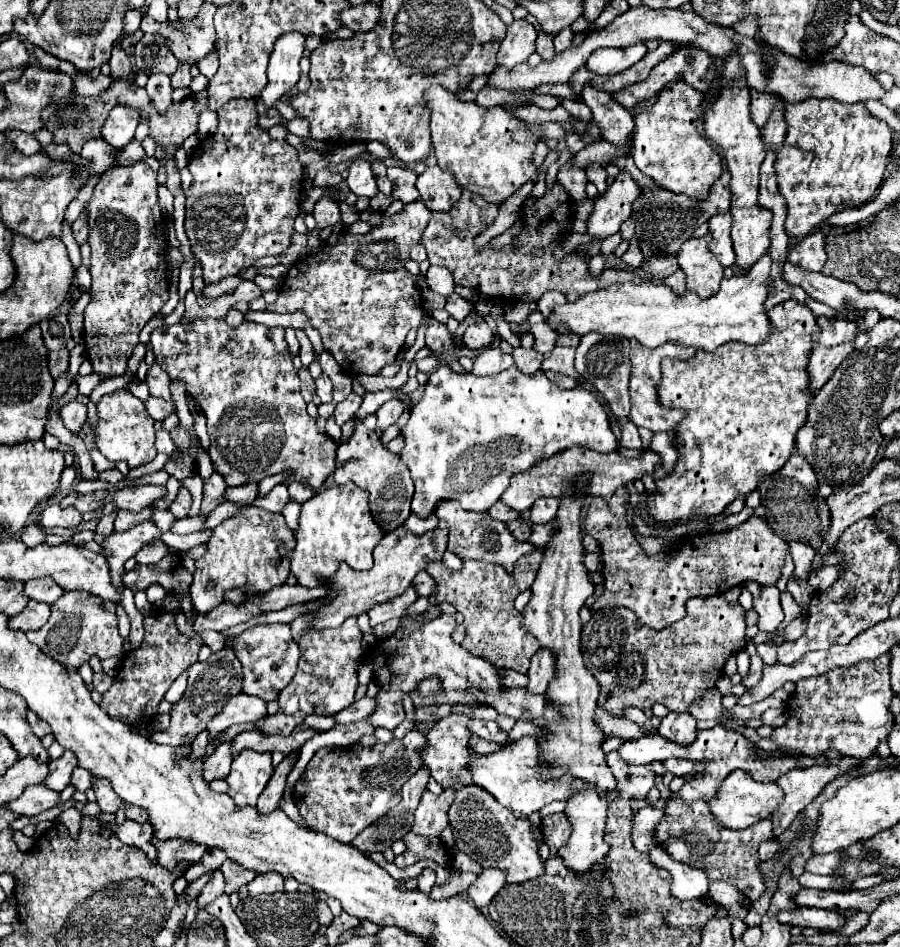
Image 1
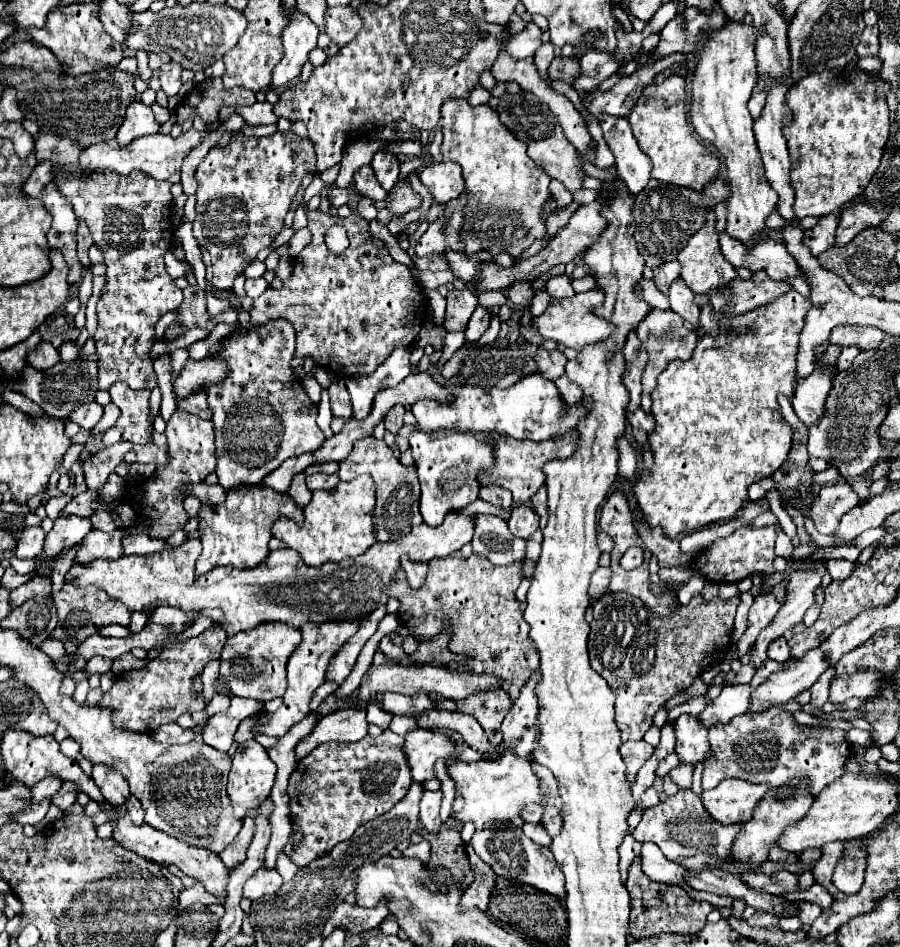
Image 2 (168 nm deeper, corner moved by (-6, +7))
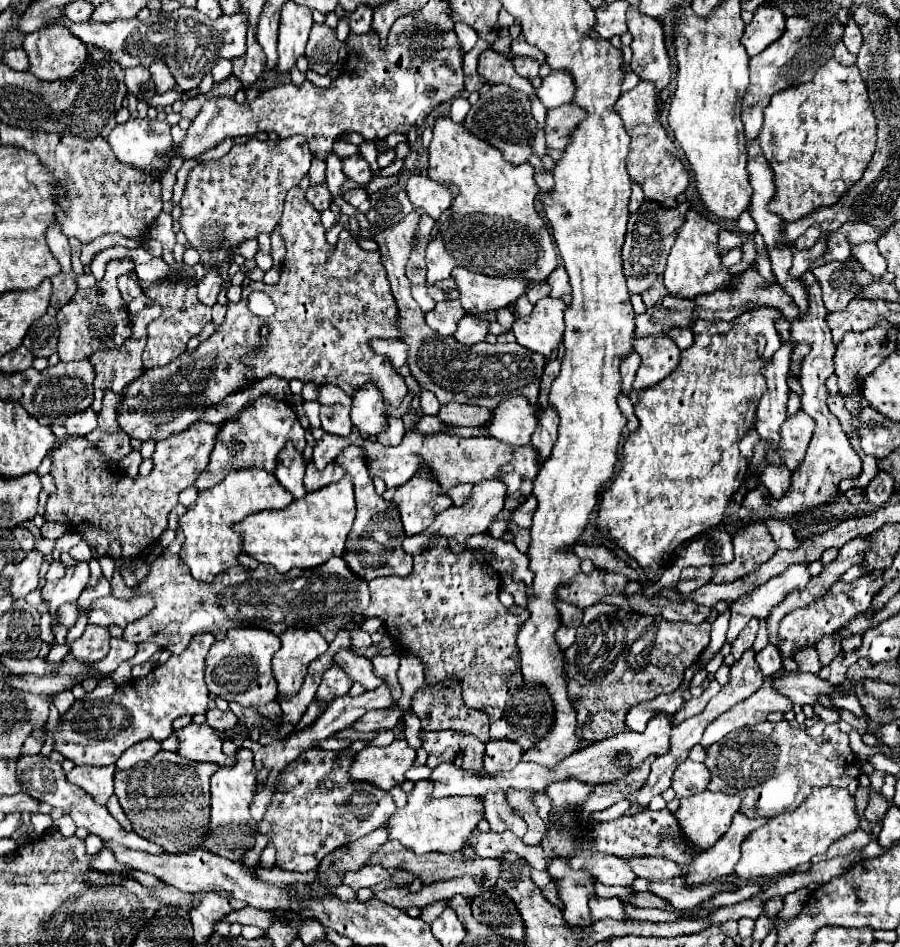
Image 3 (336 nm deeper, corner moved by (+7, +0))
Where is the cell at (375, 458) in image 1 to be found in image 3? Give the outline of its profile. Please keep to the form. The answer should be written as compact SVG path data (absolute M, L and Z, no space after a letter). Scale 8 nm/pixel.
M347 447L335 459L335 463L339 463L351 475L353 487L355 487L355 501L357 501L357 517L355 517L355 523L353 523L349 535L347 535L345 553L343 553L347 567L359 579L365 579L365 581L385 577L385 575L406 577L412 571L413 557L401 550L403 549L401 543L405 539L405 531L401 529L401 521L397 519L397 509L393 509L393 503L383 501L375 493L373 481L367 475L367 465L365 465L365 457L363 457L361 449Z

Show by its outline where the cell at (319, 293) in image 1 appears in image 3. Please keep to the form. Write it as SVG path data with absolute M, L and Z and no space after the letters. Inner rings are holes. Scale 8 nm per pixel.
M293 187L287 193L285 211L277 231L285 243L287 257L283 263L281 281L273 287L267 285L263 289L275 303L277 313L267 319L253 315L247 307L247 297L253 291L261 291L261 283L245 285L241 301L227 305L227 315L221 327L209 339L199 343L195 351L181 353L165 367L145 369L141 377L137 377L137 381L131 381L125 387L125 391L121 393L123 401L117 407L117 421L121 431L125 431L129 437L141 441L149 439L161 441L175 433L181 433L189 429L195 421L199 421L203 409L221 403L227 395L237 393L267 375L277 375L287 381L291 379L301 379L303 383L313 381L317 385L333 383L341 387L349 397L357 387L371 381L383 393L385 403L389 403L395 409L401 407L401 401L407 395L405 381L395 381L397 373L389 365L389 361L381 355L375 355L369 347L371 337L397 339L397 325L395 325L397 307L391 295L389 281L385 277L385 269L379 269L379 253L361 249L347 229L341 231L337 249L331 249L331 245L325 241L325 229L319 221L319 211L315 211L309 205L309 201L305 201L305 193L301 191L301 187ZM261 327L269 329L267 337L261 337ZM253 349L257 349L255 355L251 355Z

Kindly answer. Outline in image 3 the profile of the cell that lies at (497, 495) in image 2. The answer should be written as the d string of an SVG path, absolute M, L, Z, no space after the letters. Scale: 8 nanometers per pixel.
M455 485L445 495L453 501L453 505L463 505L465 497L469 497L469 491L471 491L471 485Z

